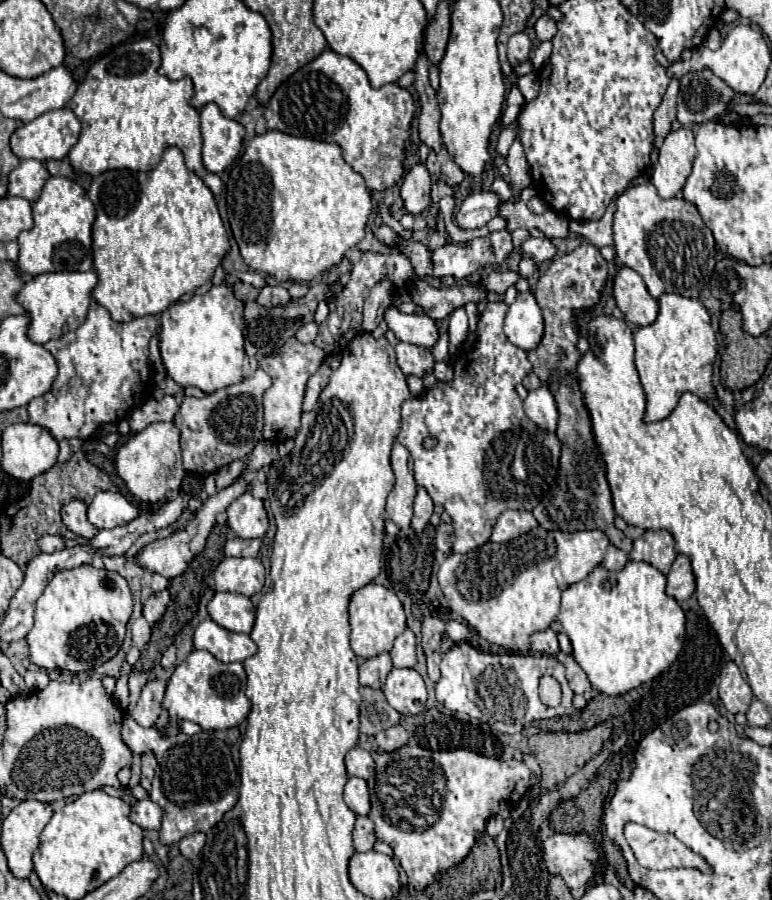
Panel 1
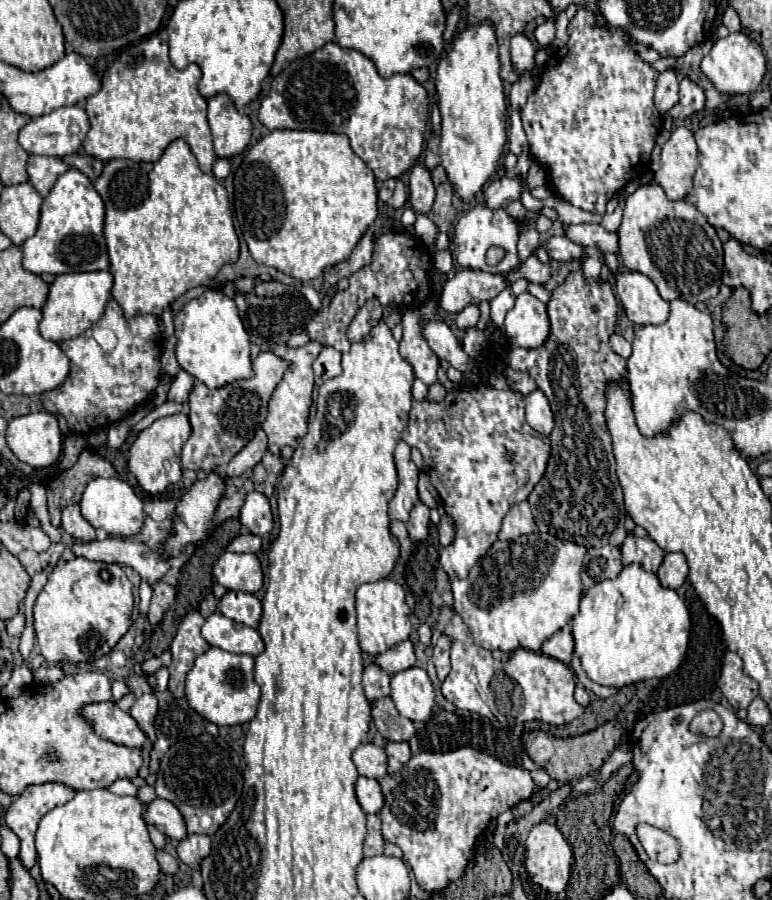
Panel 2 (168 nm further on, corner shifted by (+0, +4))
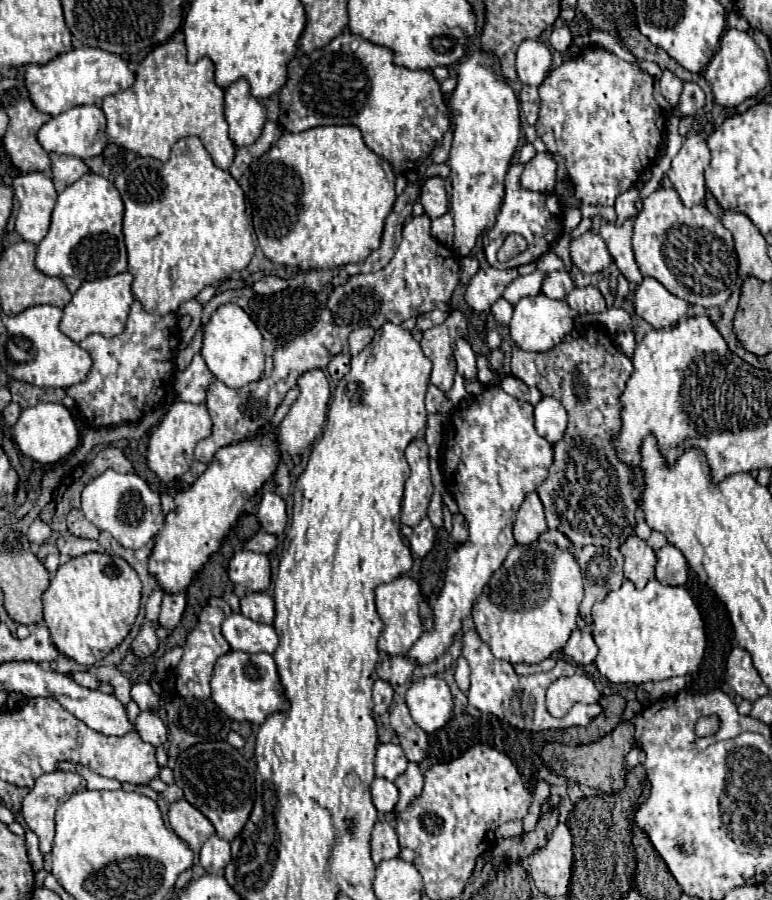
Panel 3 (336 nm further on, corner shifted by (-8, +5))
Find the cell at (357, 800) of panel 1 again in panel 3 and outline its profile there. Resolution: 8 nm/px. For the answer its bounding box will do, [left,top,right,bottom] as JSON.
[371,777,399,815]

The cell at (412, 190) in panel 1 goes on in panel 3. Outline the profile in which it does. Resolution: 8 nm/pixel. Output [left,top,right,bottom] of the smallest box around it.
[421,177,449,219]

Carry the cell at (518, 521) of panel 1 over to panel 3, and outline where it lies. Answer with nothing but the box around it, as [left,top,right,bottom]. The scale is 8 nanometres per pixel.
[513,493,547,543]

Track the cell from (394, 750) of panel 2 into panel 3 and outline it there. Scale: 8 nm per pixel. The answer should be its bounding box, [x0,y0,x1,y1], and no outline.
[395,761,423,813]

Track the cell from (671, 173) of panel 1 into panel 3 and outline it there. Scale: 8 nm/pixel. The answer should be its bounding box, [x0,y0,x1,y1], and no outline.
[667,133,709,207]

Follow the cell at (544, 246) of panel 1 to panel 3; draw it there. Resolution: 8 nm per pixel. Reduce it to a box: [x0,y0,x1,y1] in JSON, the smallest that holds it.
[569,231,611,273]

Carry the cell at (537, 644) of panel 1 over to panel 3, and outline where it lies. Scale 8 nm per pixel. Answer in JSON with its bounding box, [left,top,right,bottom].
[561,629,597,665]

